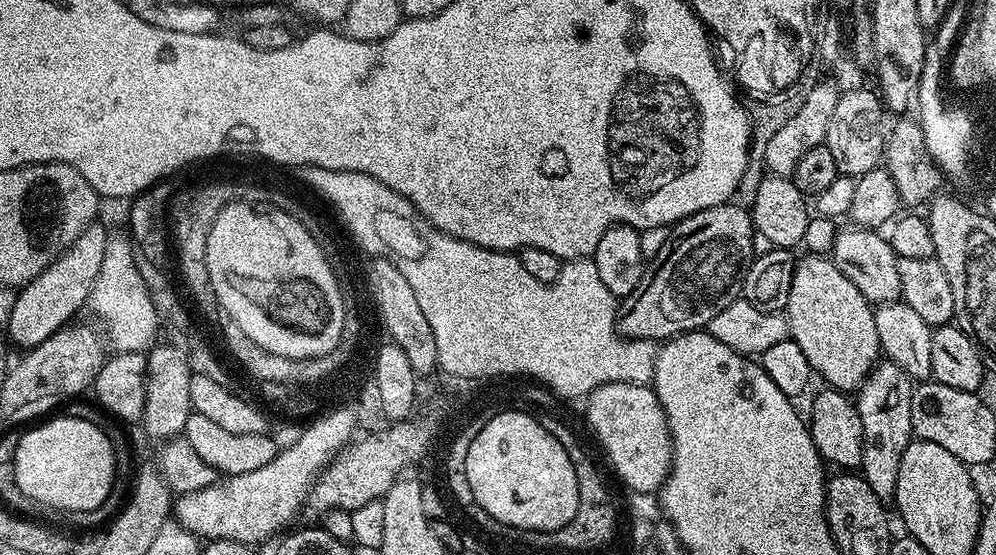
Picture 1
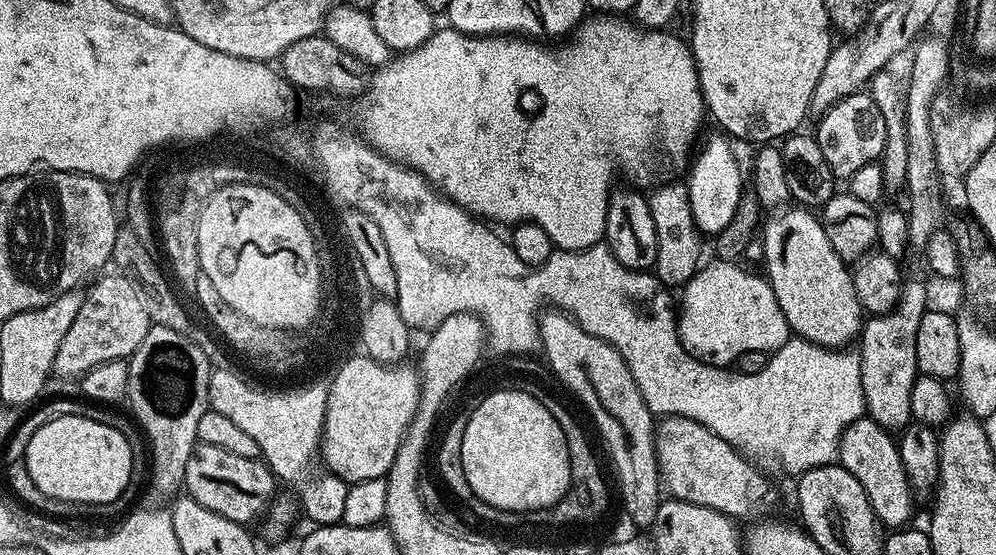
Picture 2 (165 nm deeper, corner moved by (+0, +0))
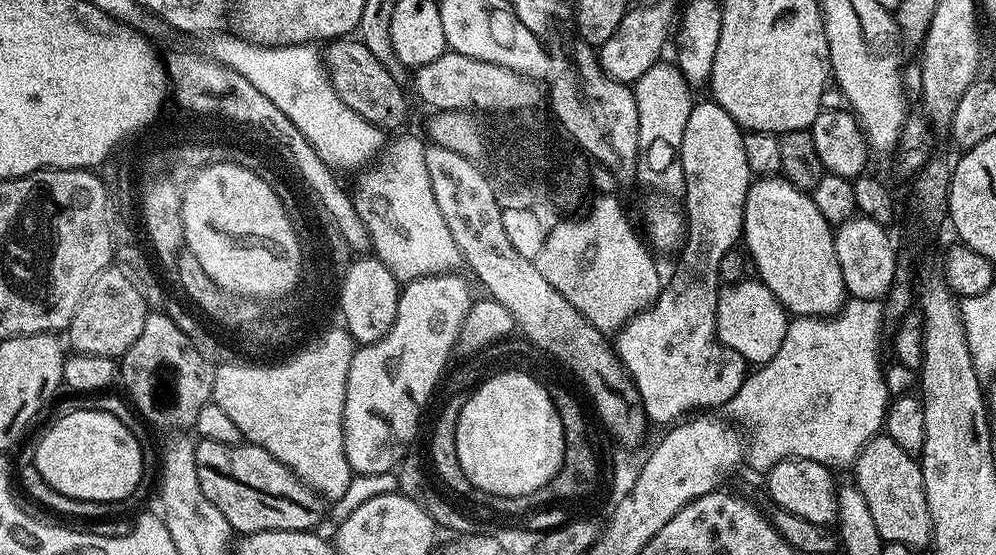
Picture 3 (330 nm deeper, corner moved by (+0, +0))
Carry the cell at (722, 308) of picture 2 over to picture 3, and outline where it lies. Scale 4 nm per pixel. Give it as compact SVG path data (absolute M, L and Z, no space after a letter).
M745 278L732 287L725 287L715 297L714 304L717 338L730 346L730 350L742 354L745 362L759 366L770 362L770 358L778 354L778 349L782 347L782 338L786 338L790 316L759 278Z

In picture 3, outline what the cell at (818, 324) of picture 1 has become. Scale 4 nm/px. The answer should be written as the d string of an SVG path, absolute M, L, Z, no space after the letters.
M773 174L767 178L756 178L753 179L752 185L748 188L748 193L746 194L746 202L744 203L744 230L742 233L742 244L743 247L748 247L747 255L750 257L752 255L752 260L754 263L756 263L756 272L755 275L759 278L760 281L763 282L769 288L769 290L772 291L772 293L778 298L778 302L781 304L781 306L784 307L793 317L799 318L801 316L835 316L837 312L840 311L841 308L844 307L846 303L846 293L844 290L844 279L842 278L842 266L838 266L838 254L834 250L834 242L836 241L836 237L834 235L834 228L833 225L829 224L828 220L826 218L822 218L822 210L818 210L818 206L814 206L814 202L812 201L811 195L805 189L802 188L796 188L789 182L789 180L785 180L781 178L779 175Z

